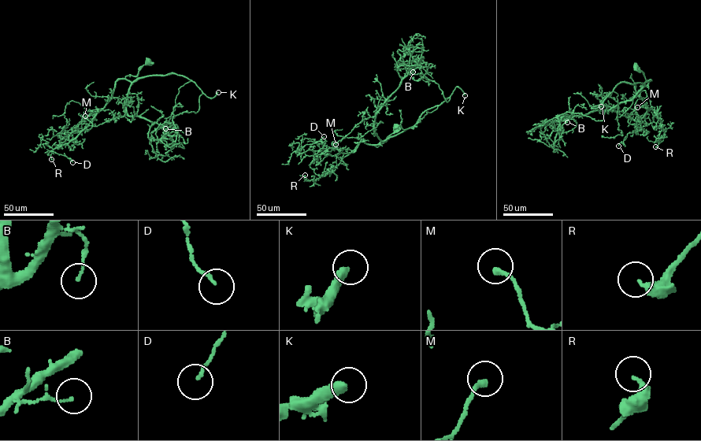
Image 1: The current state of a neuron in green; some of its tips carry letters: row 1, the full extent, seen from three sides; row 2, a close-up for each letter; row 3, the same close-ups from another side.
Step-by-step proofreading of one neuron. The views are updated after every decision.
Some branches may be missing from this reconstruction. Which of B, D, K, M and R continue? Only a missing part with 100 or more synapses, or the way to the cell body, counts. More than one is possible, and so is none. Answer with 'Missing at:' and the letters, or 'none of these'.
Missing at: K

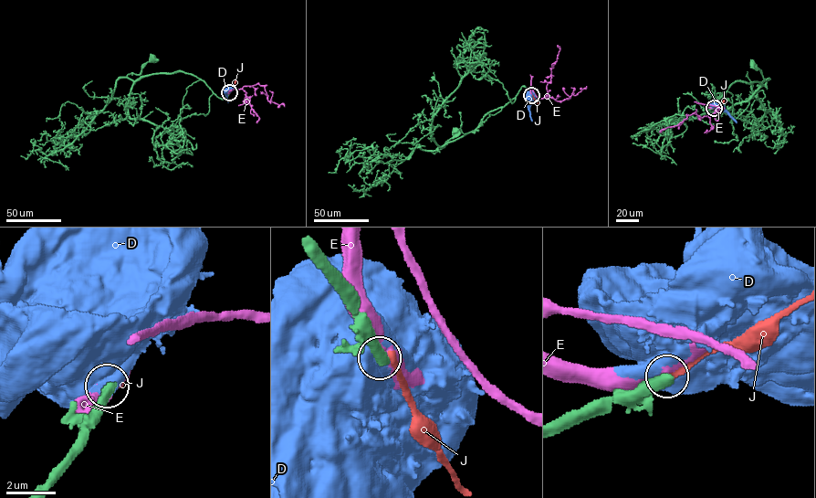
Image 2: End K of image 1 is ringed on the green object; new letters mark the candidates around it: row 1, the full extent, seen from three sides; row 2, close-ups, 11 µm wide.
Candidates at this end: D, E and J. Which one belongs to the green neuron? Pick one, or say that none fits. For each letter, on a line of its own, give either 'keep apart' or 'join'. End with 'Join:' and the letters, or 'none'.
D: keep apart
E: keep apart
J: keep apart
Join: none

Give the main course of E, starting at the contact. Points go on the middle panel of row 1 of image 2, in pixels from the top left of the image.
E: (531, 94), (531, 87), (538, 97), (548, 96), (546, 86), (559, 50), (558, 45)

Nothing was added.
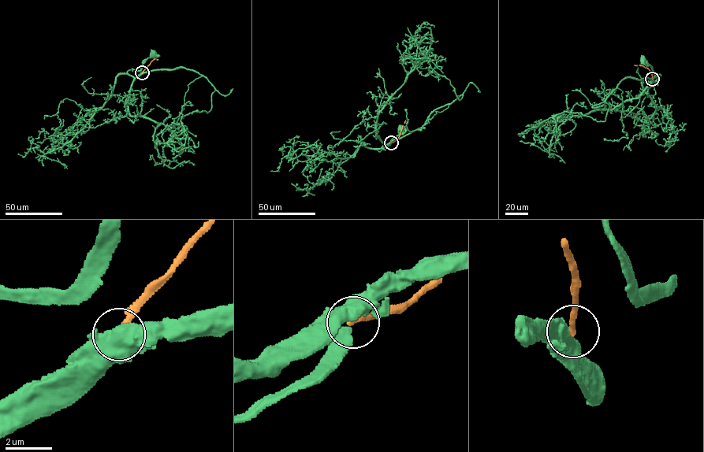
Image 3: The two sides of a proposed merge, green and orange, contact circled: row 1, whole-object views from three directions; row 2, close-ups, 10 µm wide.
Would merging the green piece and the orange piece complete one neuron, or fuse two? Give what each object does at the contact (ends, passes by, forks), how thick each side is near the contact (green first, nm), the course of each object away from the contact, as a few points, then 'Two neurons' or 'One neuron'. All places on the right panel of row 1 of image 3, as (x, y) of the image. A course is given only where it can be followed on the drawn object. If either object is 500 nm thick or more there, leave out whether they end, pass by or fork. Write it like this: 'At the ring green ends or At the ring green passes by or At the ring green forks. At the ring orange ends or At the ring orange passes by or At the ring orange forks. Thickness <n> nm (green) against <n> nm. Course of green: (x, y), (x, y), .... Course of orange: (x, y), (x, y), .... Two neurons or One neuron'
At the ring green forks. At the ring orange ends. Thickness 480 nm (green) against 240 nm. Course of green: (652, 79), (653, 82), (661, 75), (655, 77), (653, 68), (642, 61). Course of orange: (652, 79), (648, 69), (634, 65). Two neurons

